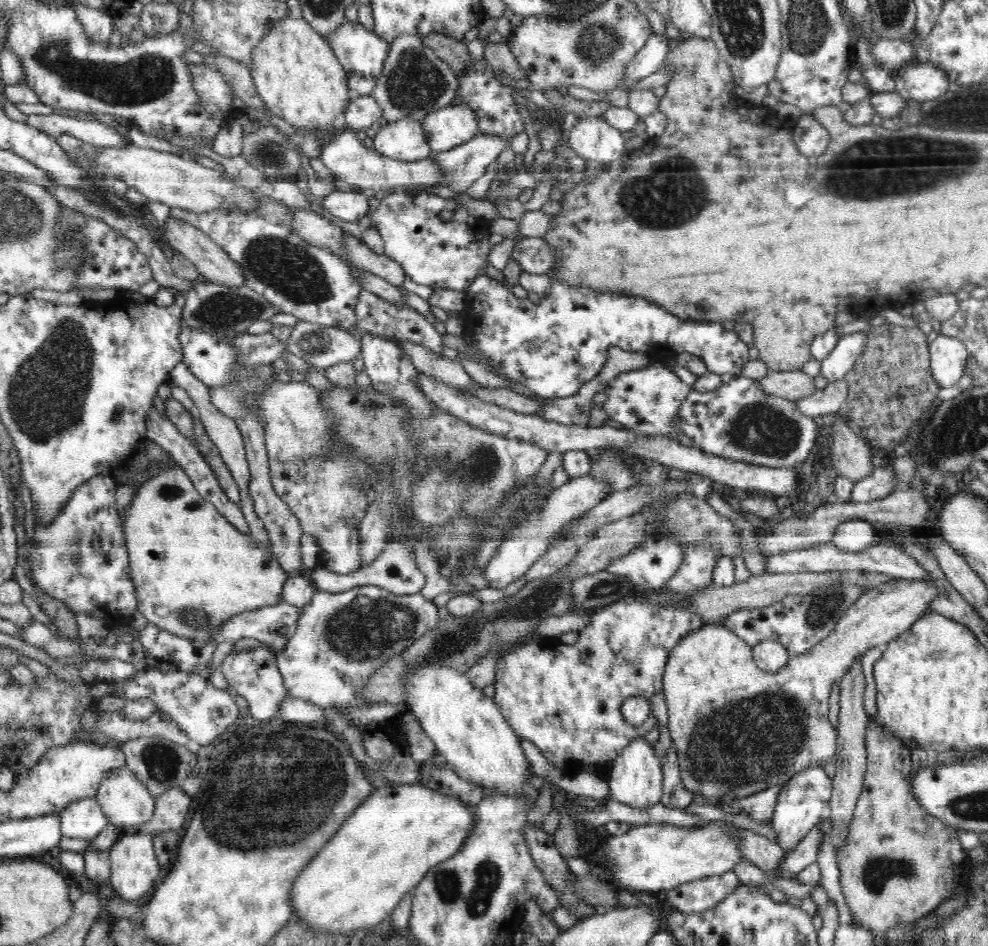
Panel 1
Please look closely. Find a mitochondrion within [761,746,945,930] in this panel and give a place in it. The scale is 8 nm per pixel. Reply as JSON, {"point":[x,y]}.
{"point":[878,871]}

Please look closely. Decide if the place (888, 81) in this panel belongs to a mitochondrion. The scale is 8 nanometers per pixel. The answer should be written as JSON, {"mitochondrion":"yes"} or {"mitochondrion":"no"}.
{"mitochondrion":"no"}

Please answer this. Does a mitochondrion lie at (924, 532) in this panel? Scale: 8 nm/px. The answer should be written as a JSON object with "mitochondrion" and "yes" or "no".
{"mitochondrion":"no"}

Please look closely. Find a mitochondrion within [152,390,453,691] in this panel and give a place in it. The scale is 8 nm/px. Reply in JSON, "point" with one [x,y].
{"point":[363,630]}

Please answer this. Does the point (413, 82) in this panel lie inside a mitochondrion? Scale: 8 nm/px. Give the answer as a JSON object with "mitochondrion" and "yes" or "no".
{"mitochondrion":"yes"}

